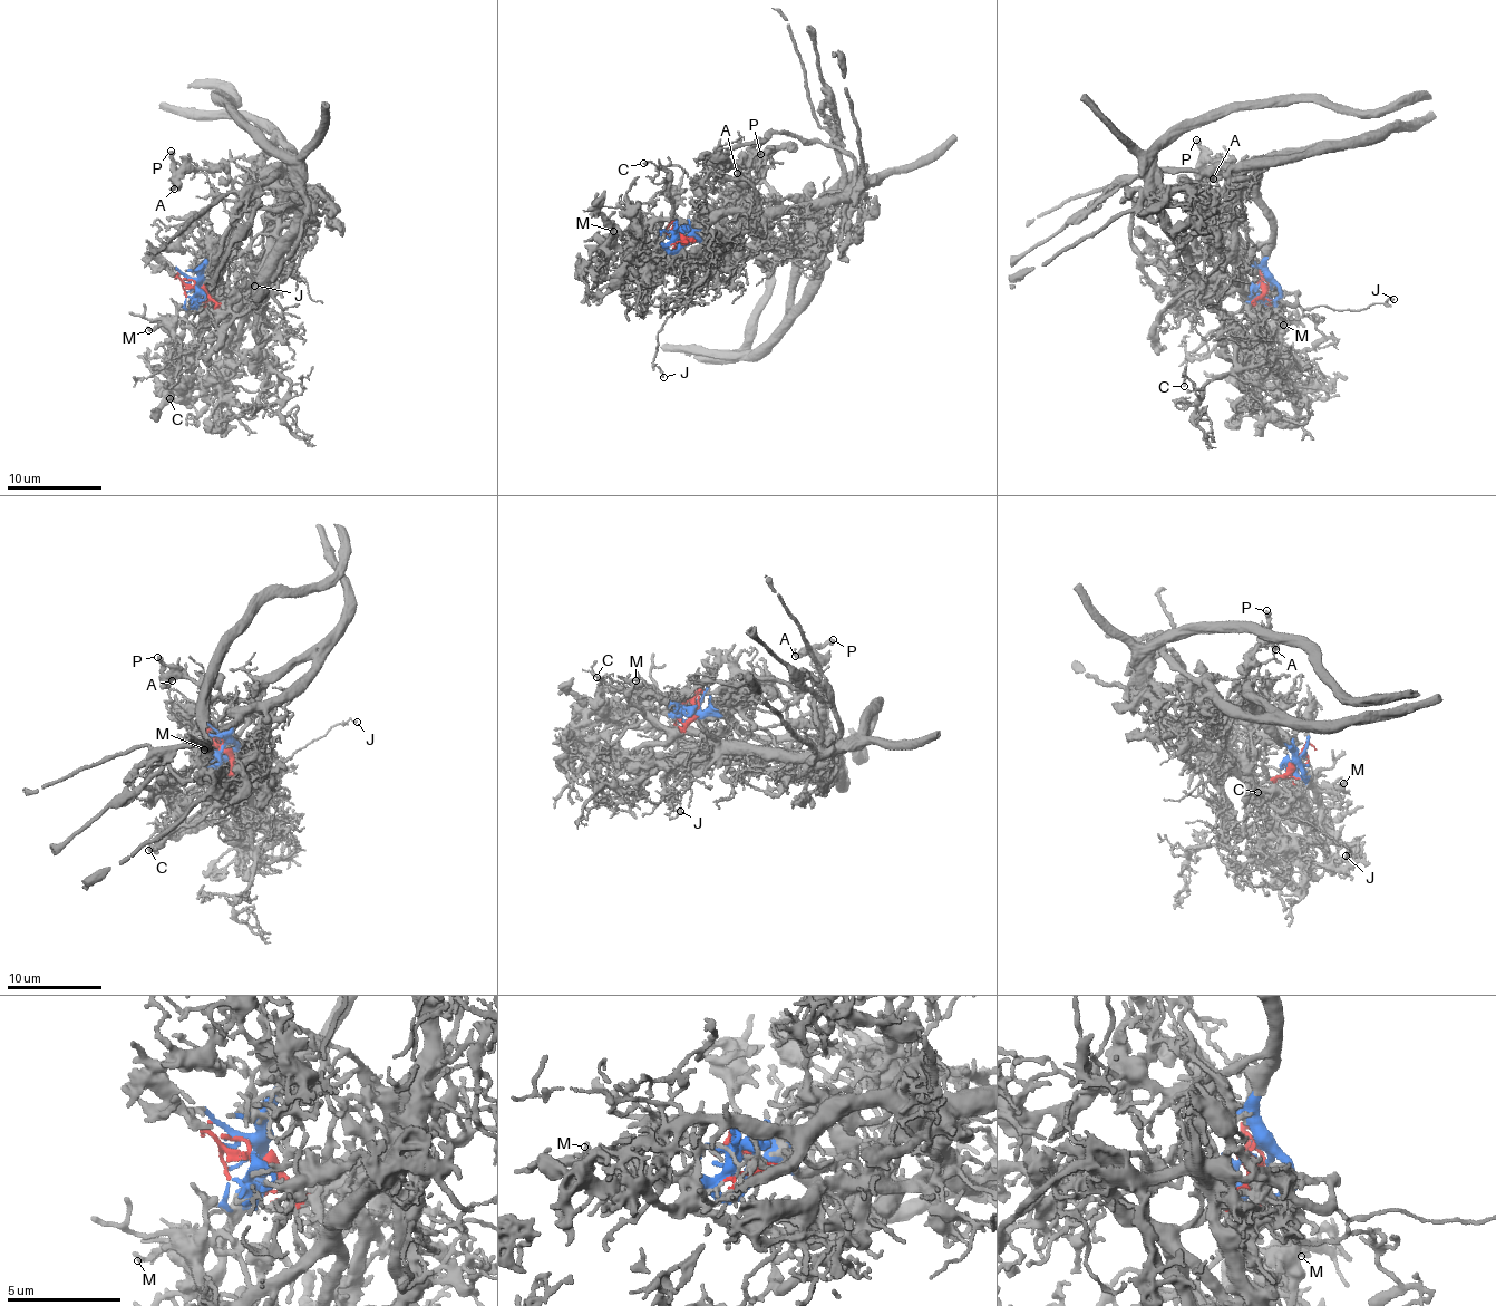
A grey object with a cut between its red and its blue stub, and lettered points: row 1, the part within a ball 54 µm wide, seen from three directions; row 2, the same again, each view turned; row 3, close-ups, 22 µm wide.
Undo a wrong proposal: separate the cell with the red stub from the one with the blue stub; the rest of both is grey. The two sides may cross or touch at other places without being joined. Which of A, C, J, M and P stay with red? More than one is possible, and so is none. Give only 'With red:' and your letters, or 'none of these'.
With red: C, J

